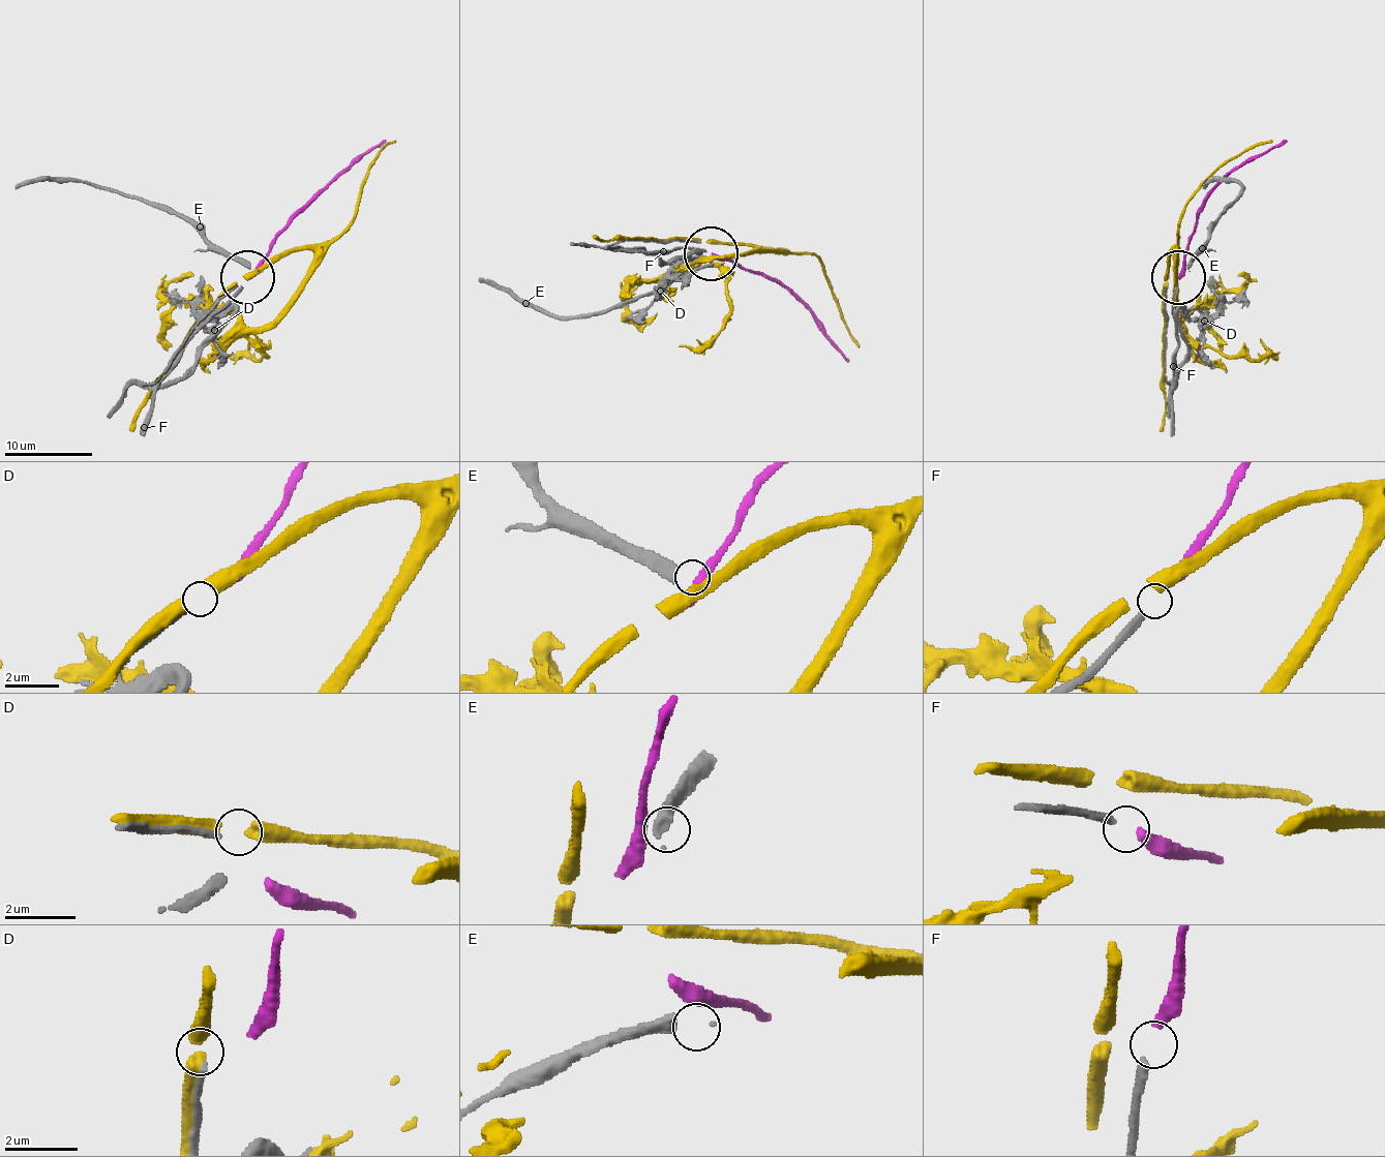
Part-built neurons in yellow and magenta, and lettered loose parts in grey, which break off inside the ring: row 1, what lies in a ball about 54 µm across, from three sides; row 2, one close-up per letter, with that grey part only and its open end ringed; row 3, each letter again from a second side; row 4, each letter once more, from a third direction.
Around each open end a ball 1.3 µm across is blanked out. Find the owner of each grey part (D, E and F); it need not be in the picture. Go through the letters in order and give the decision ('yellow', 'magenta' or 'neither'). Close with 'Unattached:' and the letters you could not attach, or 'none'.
D: neither
E: neither
F: magenta
Unattached: D, E

